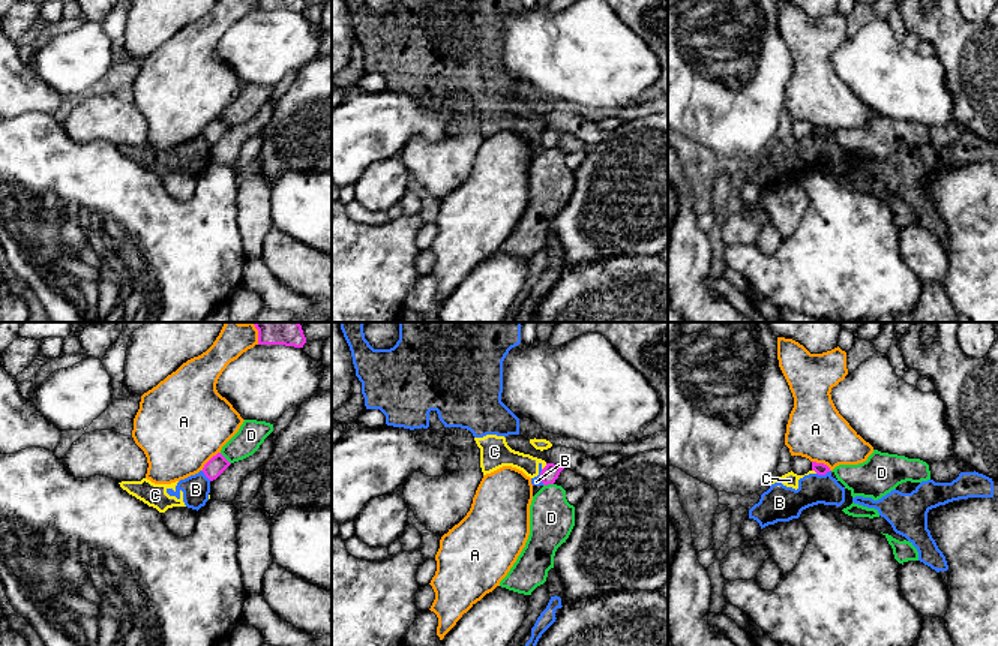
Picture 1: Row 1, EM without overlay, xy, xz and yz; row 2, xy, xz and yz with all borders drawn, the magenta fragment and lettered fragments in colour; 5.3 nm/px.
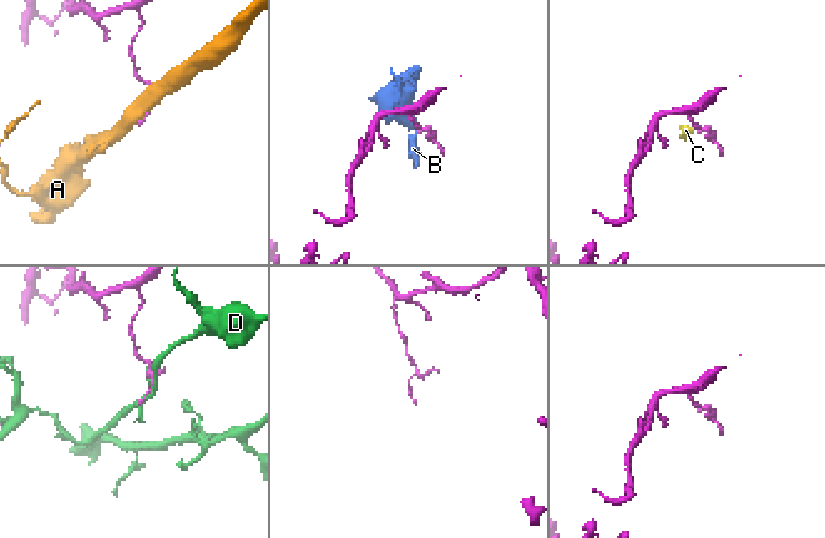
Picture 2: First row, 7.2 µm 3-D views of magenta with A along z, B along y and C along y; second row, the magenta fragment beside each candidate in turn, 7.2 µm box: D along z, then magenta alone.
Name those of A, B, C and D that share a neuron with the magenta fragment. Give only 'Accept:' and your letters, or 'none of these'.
Accept: none of these

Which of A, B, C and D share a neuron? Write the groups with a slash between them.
A / B C / D

